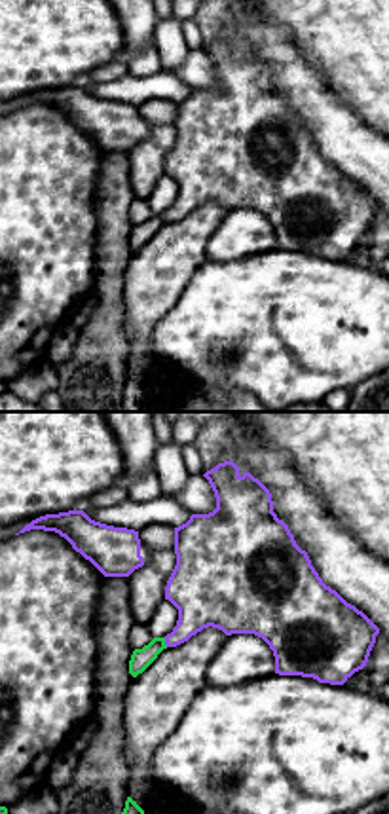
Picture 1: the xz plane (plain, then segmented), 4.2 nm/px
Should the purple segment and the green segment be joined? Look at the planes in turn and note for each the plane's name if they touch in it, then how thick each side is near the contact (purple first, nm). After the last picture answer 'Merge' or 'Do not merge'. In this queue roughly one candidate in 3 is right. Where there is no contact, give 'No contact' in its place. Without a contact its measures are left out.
Touches purple in xz. Thickness 260 nm (purple) against 90 nm

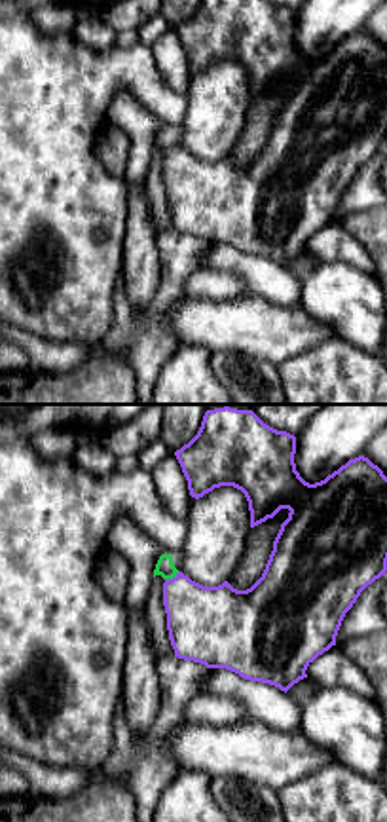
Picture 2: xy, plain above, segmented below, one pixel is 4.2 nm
Touches purple in xy. Thickness 320 nm (purple) against 80 nm

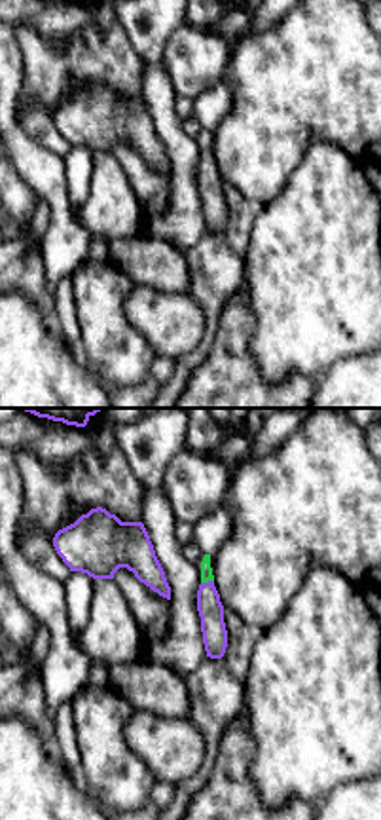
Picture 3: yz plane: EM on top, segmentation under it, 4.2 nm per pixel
Touches purple in yz. Thickness 110 nm (purple) against 50 nm

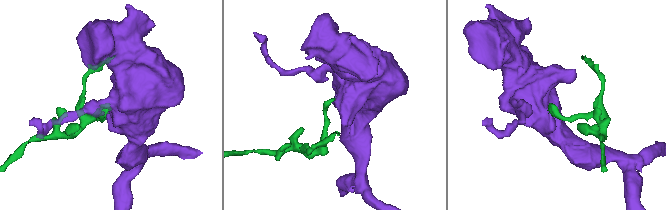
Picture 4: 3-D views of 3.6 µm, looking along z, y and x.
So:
Do not merge

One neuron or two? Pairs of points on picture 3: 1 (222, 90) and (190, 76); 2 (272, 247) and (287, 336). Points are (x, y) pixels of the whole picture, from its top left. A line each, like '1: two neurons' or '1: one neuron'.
1: two neurons
2: one neuron

